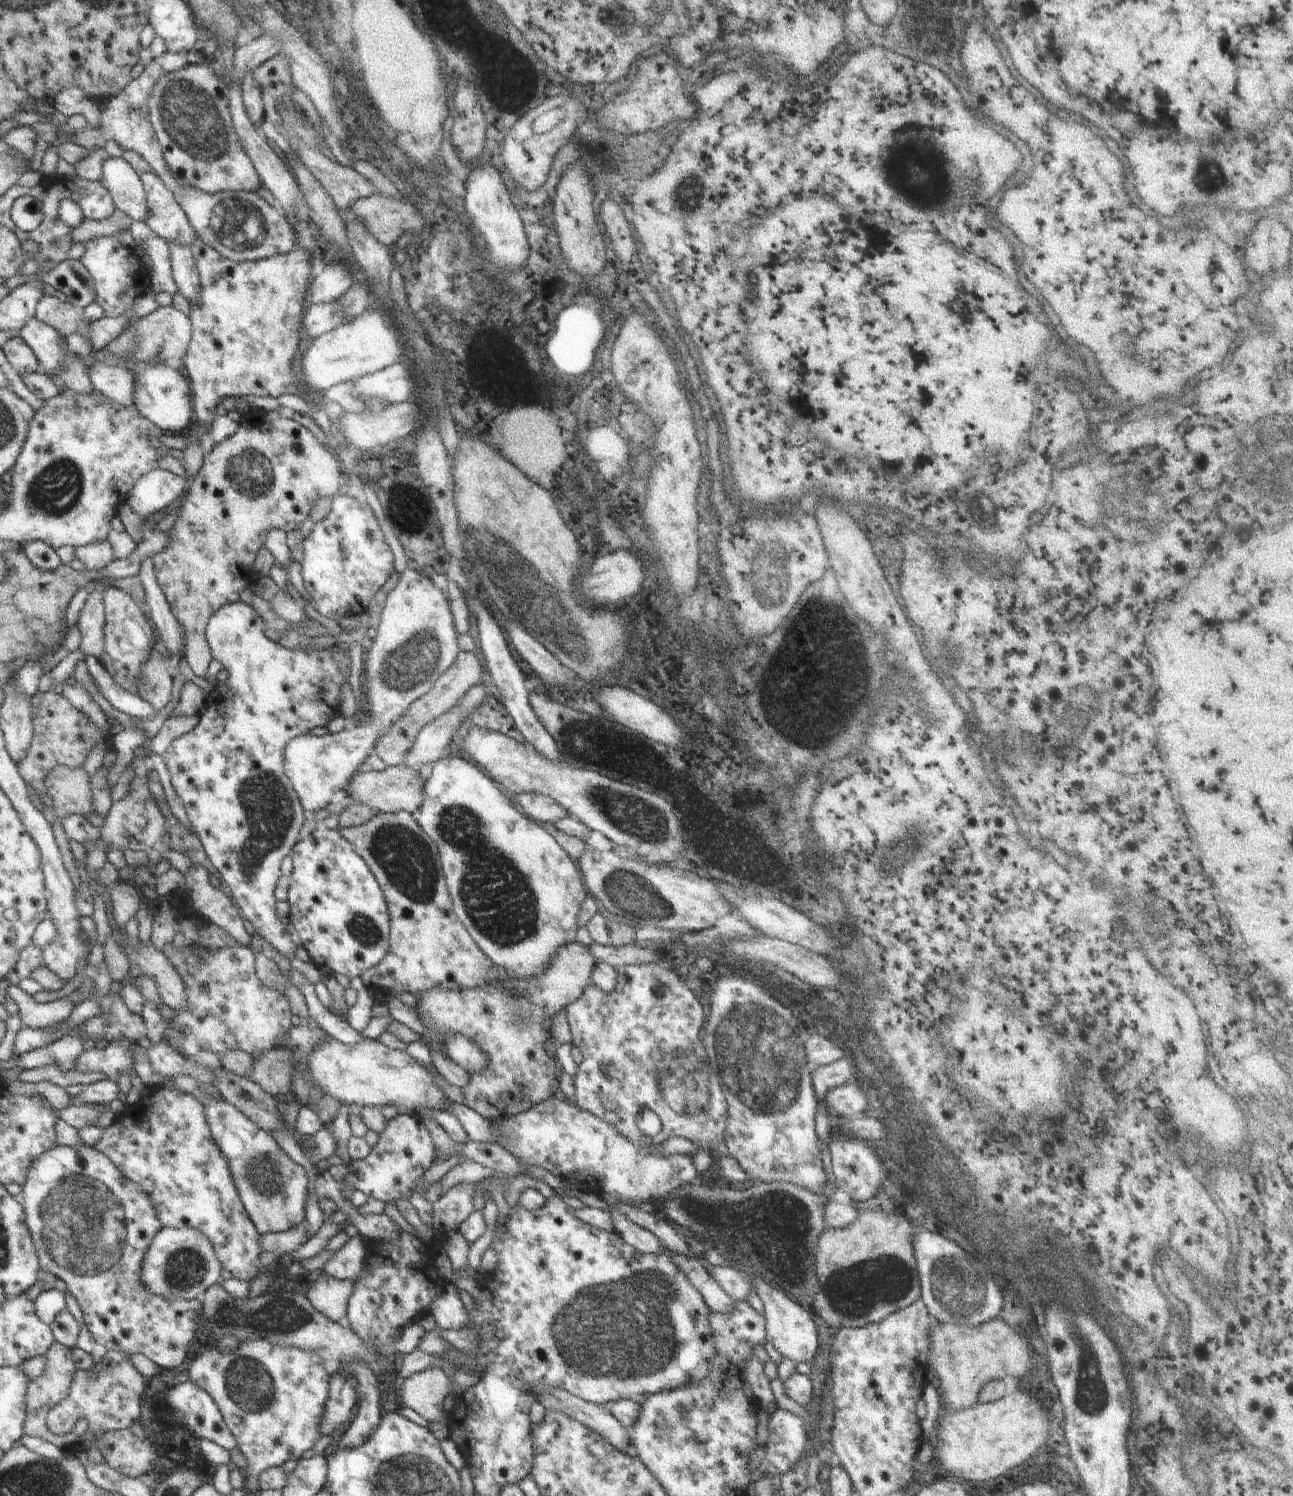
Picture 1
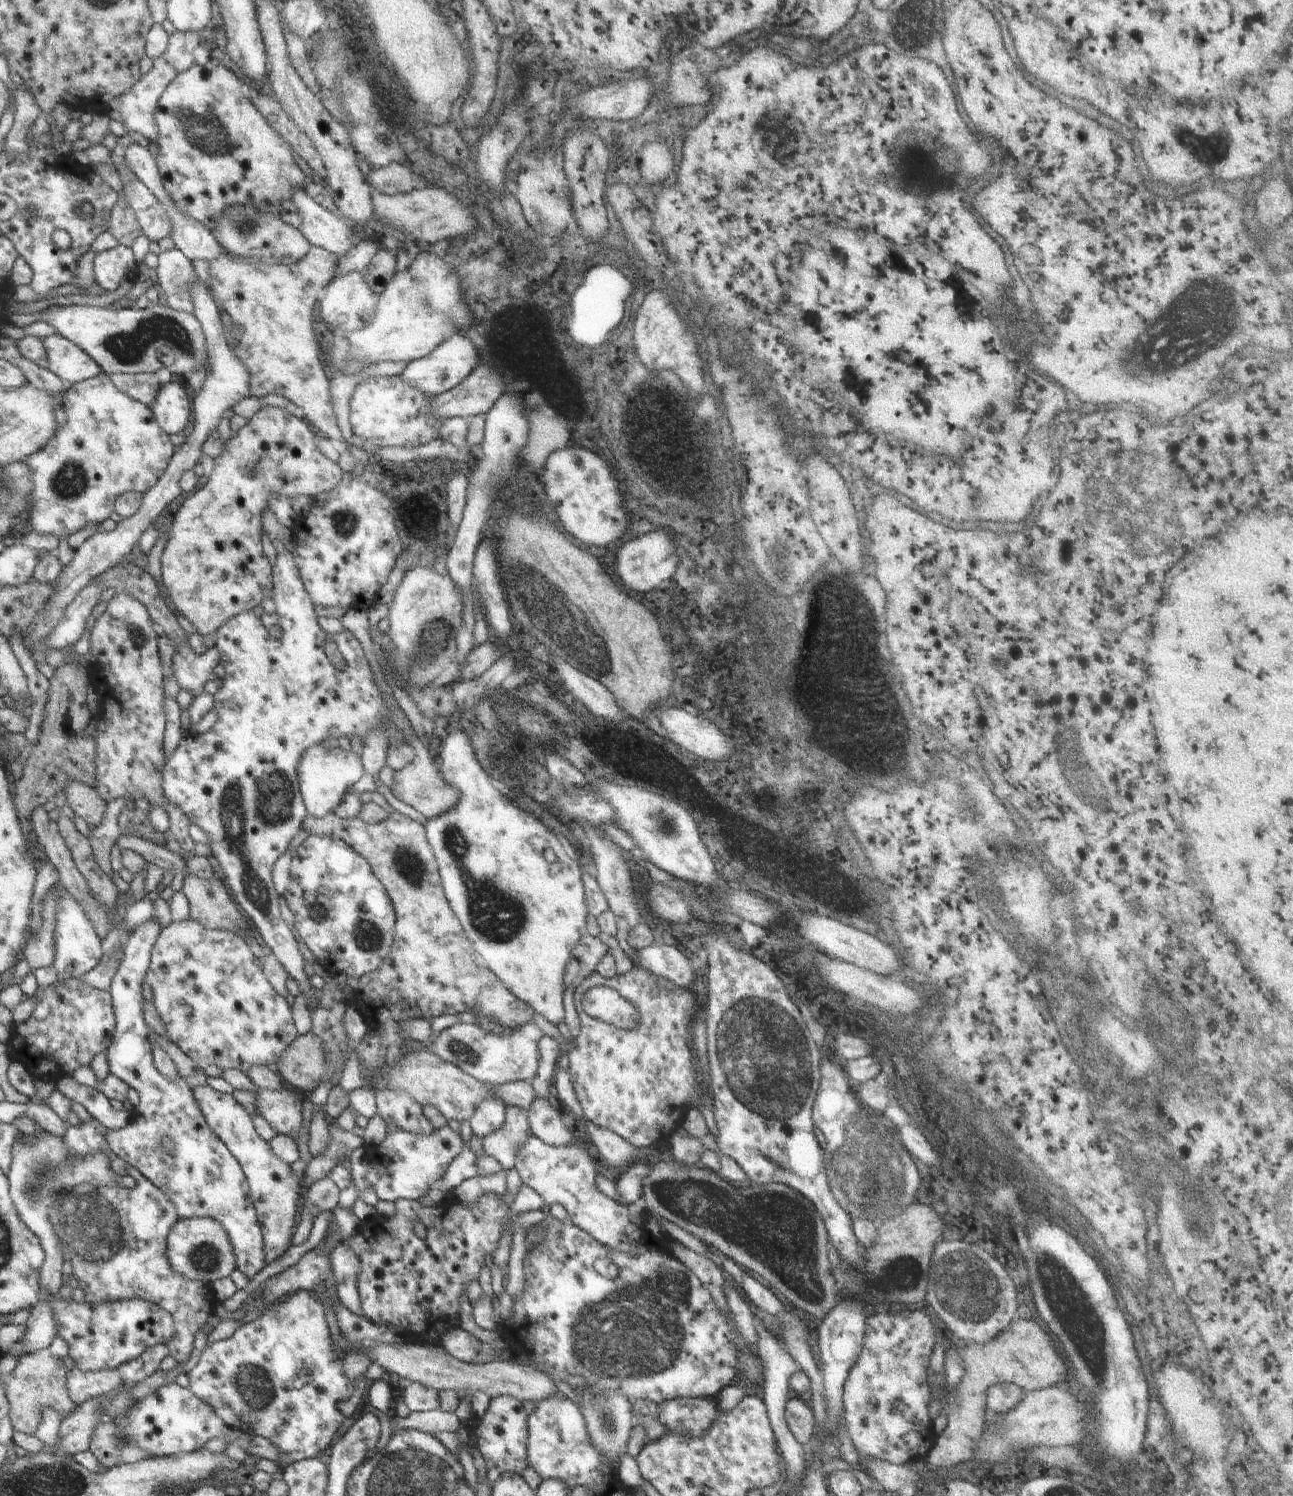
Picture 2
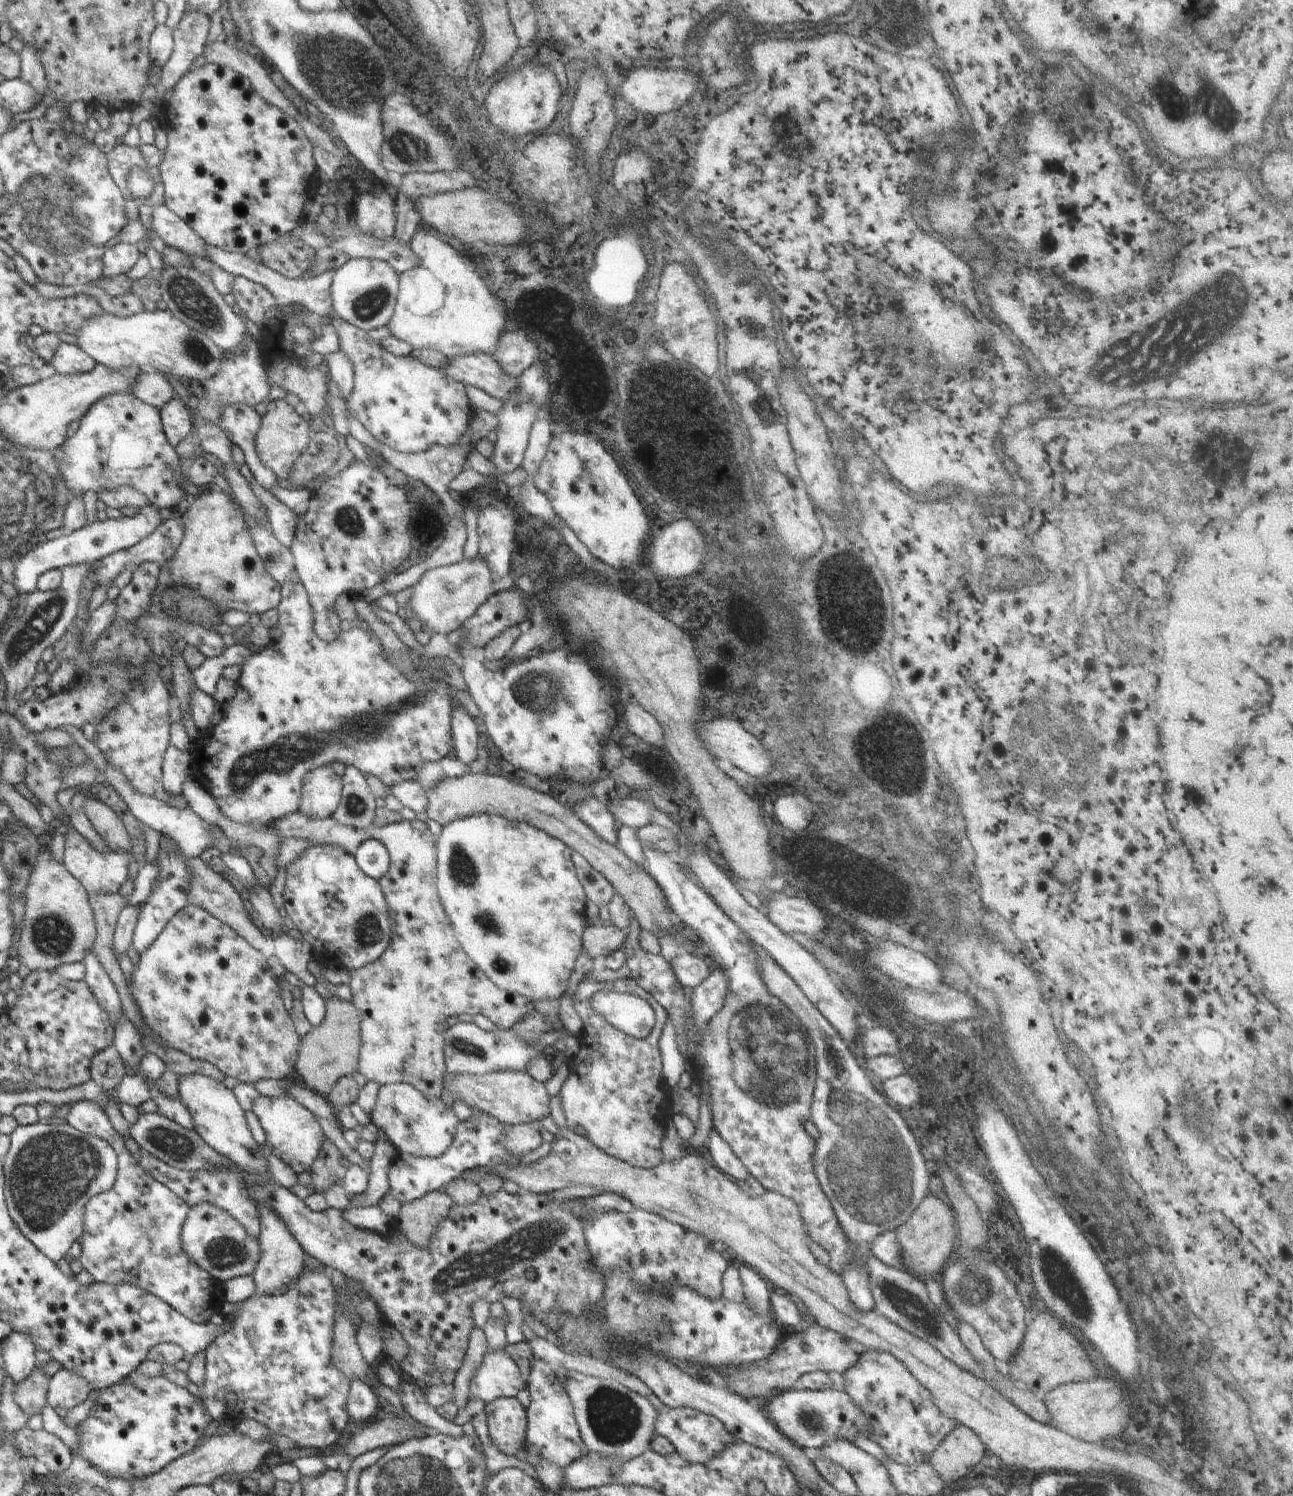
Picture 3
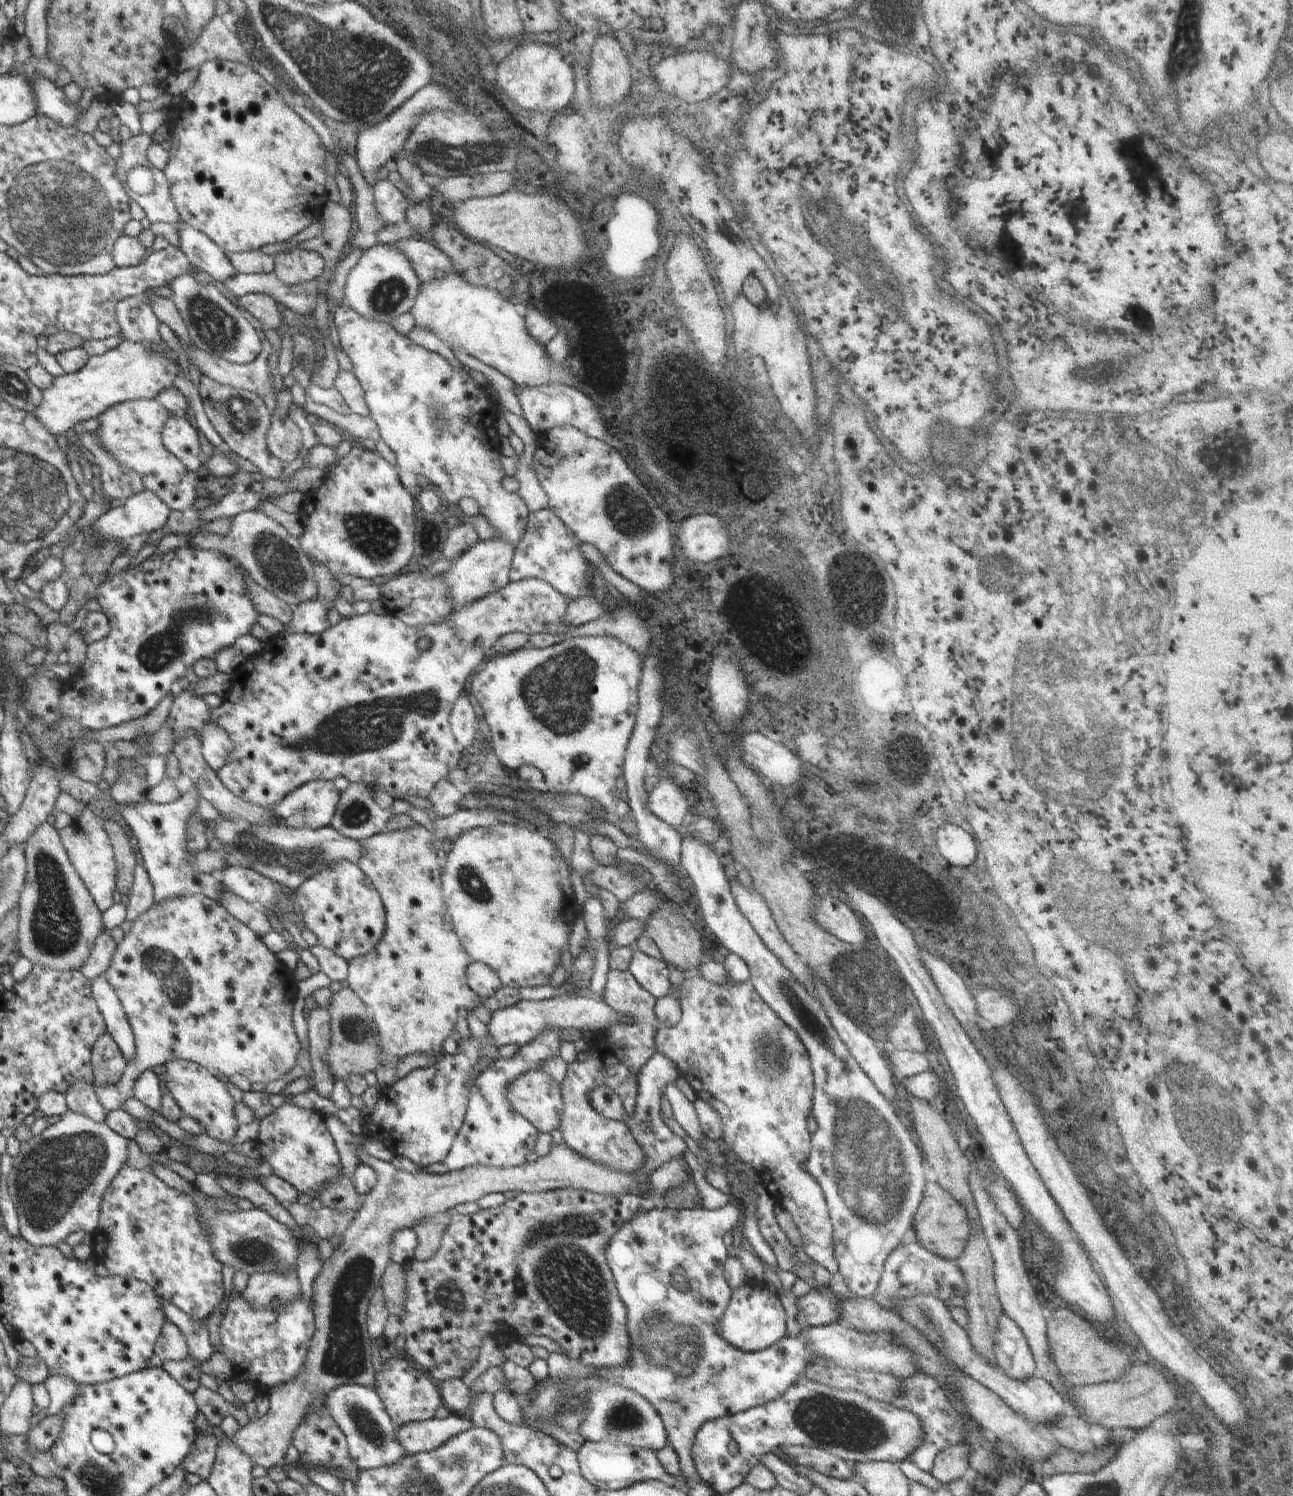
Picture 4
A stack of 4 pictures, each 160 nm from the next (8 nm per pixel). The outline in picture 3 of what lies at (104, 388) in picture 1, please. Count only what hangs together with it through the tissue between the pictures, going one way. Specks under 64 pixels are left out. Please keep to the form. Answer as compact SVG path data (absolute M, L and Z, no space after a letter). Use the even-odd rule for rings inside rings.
M143 370L136 376L136 380L132 384L131 394L158 411L166 402L170 402L172 398L177 398L167 378L160 373L149 370Z

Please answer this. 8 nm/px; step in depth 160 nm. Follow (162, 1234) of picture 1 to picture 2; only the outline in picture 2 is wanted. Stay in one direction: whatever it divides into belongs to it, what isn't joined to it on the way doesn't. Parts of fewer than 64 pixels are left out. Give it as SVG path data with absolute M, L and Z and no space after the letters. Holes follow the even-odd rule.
M190 1218L176 1222L166 1236L166 1260L174 1272L182 1274L190 1282L202 1282L209 1286L218 1279L230 1277L236 1269L232 1244L224 1228L212 1218Z

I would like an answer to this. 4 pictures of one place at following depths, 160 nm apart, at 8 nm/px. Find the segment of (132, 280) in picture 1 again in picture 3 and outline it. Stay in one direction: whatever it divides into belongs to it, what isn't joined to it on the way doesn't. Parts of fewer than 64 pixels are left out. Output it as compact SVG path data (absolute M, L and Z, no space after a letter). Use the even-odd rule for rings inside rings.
M118 243L107 247L102 258L104 268L102 268L101 278L112 278L118 274L126 275L135 266L140 256L134 244Z

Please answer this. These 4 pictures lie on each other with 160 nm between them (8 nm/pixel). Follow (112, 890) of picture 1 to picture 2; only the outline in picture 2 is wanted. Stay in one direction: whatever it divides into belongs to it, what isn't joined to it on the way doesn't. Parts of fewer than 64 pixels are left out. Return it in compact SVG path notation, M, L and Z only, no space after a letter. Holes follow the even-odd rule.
M117 798L108 801L106 803L107 808L104 812L104 818L102 818L102 824L98 827L90 827L90 836L88 836L89 844L94 850L98 866L102 868L104 874L112 880L112 884L122 894L130 892L130 884L112 869L110 850L116 844L116 840L123 834L118 818L120 812L127 806L127 802L130 800L134 800L134 798Z

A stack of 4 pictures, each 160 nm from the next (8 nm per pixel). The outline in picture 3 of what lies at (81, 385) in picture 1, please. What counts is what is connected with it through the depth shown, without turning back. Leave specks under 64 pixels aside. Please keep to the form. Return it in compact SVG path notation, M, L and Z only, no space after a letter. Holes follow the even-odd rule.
M61 342L54 352L54 357L49 363L58 374L76 376L90 372L97 363L92 360L79 346Z

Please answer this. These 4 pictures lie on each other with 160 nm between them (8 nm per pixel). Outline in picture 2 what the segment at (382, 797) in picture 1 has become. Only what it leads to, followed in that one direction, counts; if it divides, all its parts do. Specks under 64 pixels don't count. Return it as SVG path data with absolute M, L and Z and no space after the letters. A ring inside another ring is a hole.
M420 744L420 754L413 756L412 762L406 768L394 771L394 790L390 790L398 800L416 809L428 820L451 812L458 805L458 796L460 796L456 788L452 788L442 780L435 766L436 760L430 755L428 749Z

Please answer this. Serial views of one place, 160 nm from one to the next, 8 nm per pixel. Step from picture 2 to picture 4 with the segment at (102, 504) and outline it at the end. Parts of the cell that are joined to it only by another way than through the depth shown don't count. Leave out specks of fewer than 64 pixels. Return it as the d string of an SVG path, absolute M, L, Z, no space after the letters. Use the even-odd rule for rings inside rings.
M154 399L122 402L110 406L98 416L100 425L94 434L104 446L102 450L112 456L116 464L136 472L144 484L144 489L154 492L171 511L176 511L181 516L190 515L192 504L197 499L194 488L197 475L188 471L174 454L164 448L162 430L170 416L168 410L162 408Z

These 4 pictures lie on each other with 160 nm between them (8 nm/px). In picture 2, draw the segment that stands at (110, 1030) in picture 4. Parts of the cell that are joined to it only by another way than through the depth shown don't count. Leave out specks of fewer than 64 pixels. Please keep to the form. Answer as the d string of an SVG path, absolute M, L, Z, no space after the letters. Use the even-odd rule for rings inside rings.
M56 881L52 885L52 898L56 900L56 924L54 924L54 962L52 968L56 971L56 984L66 982L70 978L78 978L93 970L103 956L101 941L92 926L92 922L88 920L88 916L84 914L80 902L66 890L66 886Z

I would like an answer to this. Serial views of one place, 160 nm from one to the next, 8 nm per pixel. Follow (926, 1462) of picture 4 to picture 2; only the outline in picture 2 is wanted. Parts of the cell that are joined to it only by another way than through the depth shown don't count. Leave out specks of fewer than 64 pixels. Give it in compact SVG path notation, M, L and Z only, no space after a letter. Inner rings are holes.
M923 1305L914 1310L883 1310L866 1320L864 1342L843 1387L843 1422L857 1455L900 1465L924 1460L937 1435L927 1406L931 1400L927 1363L935 1345L932 1313Z

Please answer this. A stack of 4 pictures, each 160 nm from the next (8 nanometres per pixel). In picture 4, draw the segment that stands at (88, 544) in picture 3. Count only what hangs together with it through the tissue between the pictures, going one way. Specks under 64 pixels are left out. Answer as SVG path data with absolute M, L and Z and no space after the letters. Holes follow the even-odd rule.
M144 489L136 496L126 498L122 506L116 506L98 516L92 524L92 538L98 546L102 540L127 542L140 534L152 534L166 526L170 512L154 492Z

